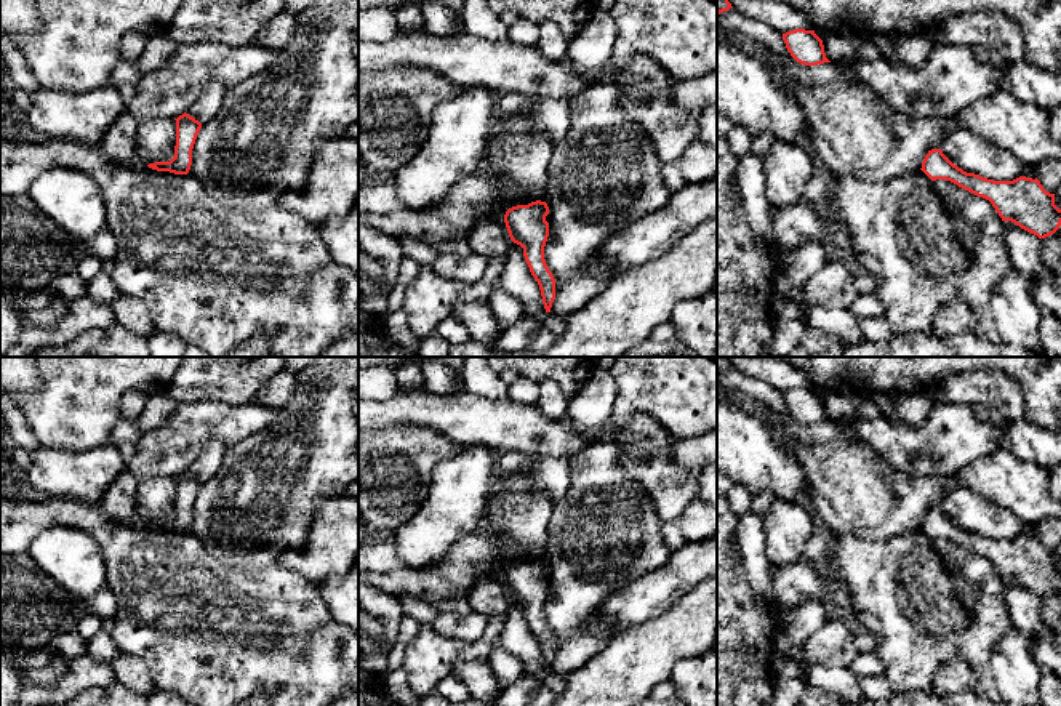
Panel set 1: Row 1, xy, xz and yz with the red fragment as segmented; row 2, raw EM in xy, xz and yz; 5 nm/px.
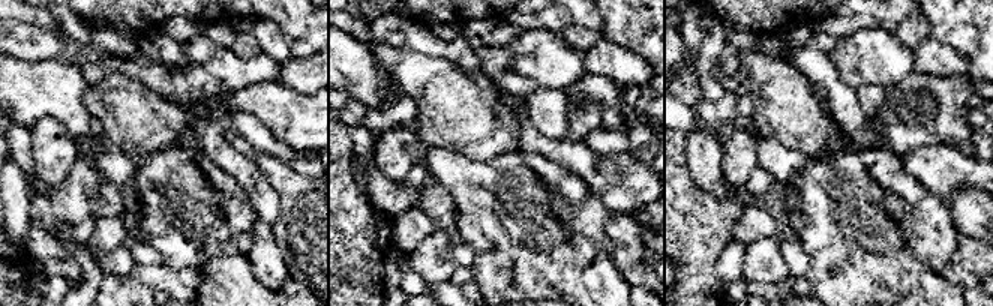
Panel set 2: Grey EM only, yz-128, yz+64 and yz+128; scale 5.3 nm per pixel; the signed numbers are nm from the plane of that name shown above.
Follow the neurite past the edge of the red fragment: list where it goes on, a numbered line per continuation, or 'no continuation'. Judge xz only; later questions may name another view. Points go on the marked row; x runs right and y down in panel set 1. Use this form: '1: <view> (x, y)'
no continuation

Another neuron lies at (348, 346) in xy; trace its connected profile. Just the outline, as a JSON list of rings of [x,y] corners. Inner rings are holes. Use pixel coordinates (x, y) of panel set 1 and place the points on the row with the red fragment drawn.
[[[349,333],[339,338],[322,357],[358,357],[358,333]]]

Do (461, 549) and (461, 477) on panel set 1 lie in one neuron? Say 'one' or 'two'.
two

